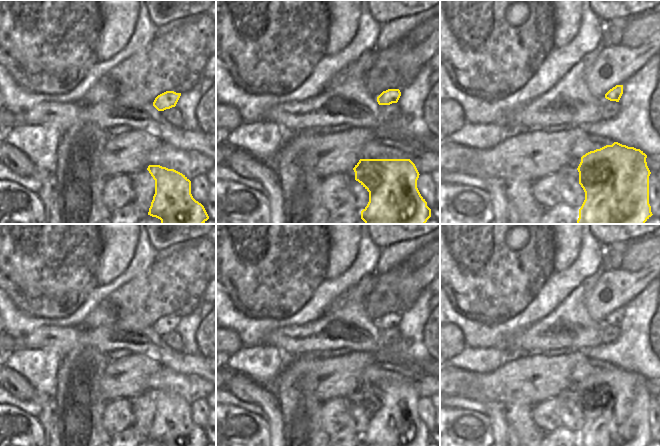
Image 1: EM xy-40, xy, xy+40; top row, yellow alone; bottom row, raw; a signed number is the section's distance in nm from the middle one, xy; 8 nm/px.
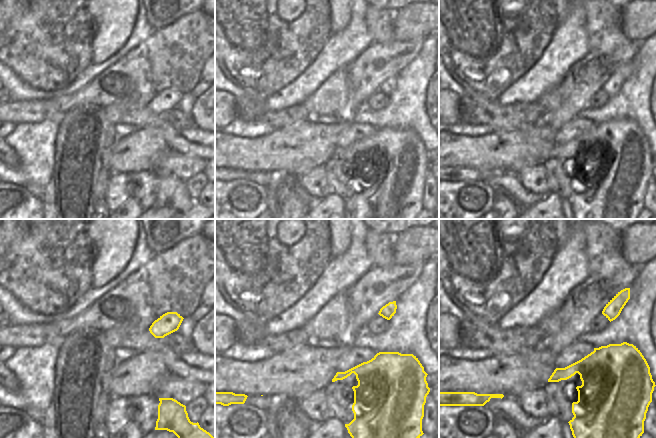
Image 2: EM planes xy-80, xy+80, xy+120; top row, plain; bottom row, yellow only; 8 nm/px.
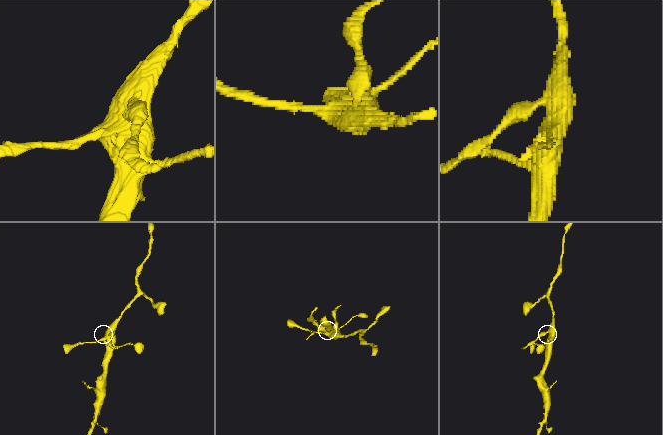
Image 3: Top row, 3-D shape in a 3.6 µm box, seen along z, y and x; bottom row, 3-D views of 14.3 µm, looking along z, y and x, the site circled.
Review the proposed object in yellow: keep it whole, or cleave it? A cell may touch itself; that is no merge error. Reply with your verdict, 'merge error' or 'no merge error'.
no merge error

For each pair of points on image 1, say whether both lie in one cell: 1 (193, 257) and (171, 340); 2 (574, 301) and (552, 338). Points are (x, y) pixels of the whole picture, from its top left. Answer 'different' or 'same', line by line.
1: different
2: same

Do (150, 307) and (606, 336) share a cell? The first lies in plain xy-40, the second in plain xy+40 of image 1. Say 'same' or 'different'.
different

